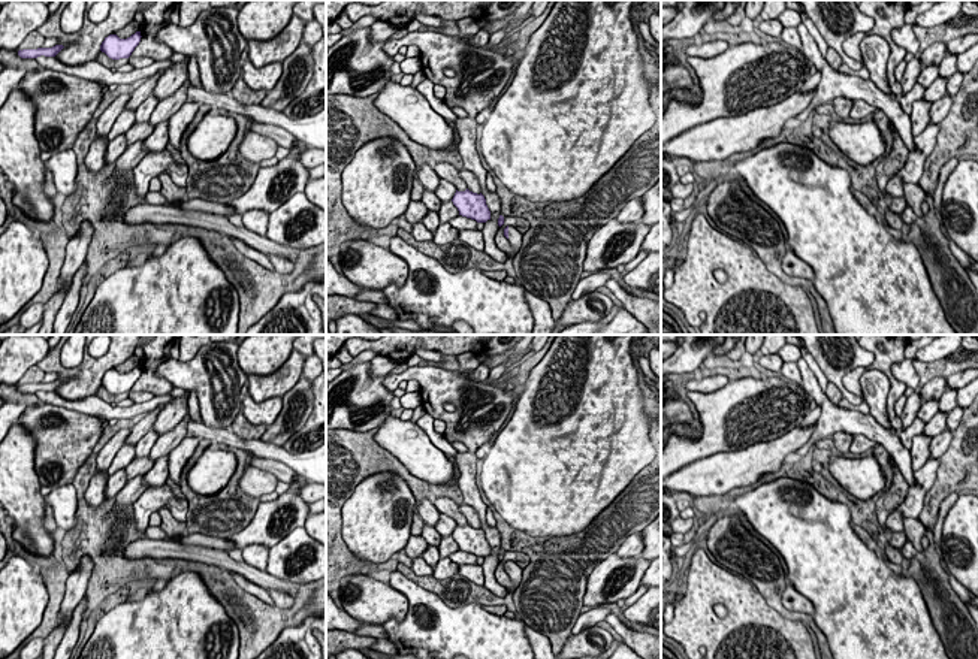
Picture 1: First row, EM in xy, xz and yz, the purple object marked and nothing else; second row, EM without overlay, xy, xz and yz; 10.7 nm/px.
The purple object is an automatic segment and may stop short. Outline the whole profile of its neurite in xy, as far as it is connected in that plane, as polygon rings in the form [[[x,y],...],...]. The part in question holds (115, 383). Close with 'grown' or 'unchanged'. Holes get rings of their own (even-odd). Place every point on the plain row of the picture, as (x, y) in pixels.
[[[136,366],[127,374],[120,374],[117,369],[109,369],[100,380],[100,386],[112,395],[129,393],[141,377],[141,366]]]; unchanged

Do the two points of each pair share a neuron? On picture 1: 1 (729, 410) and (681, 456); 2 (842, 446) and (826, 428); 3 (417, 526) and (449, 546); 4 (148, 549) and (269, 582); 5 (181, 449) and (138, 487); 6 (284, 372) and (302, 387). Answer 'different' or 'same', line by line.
1: same
2: different
3: same
4: same
5: different
6: different

